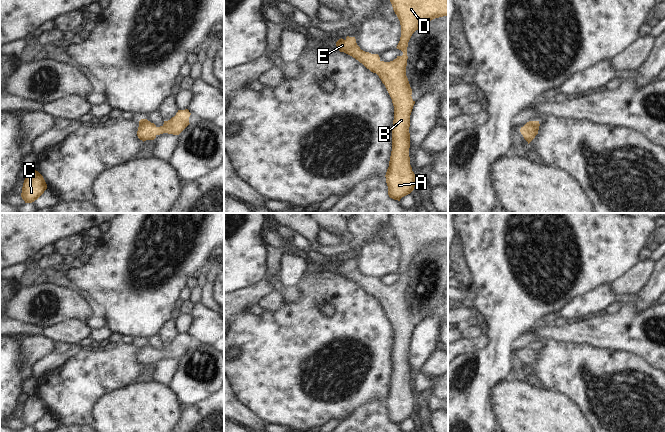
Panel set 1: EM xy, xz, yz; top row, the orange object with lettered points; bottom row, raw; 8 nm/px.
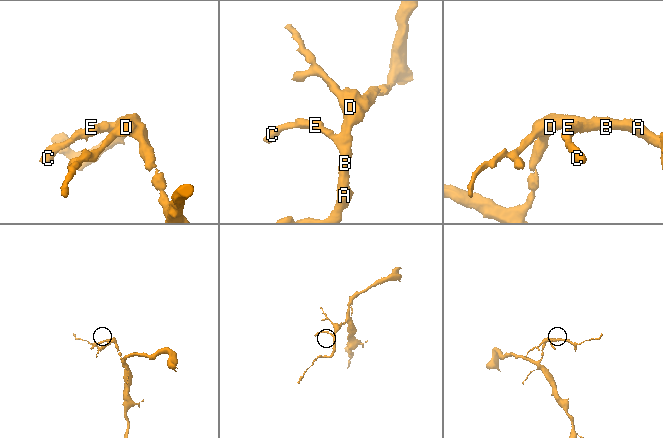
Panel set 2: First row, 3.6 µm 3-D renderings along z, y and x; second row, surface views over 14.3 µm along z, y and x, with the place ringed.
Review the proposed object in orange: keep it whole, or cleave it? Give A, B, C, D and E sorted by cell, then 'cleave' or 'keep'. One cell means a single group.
groups A B C D E; keep

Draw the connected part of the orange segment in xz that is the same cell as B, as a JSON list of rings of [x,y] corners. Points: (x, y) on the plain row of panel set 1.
[[[389,213],[389,224],[401,249],[401,261],[396,272],[403,276],[402,280],[390,286],[381,285],[378,278],[361,274],[355,261],[349,260],[345,264],[339,263],[336,270],[340,276],[352,280],[376,297],[392,323],[392,375],[385,401],[389,421],[400,425],[416,409],[409,381],[410,339],[415,325],[406,300],[408,266],[412,258],[427,246],[448,240],[448,216],[438,213]]]

